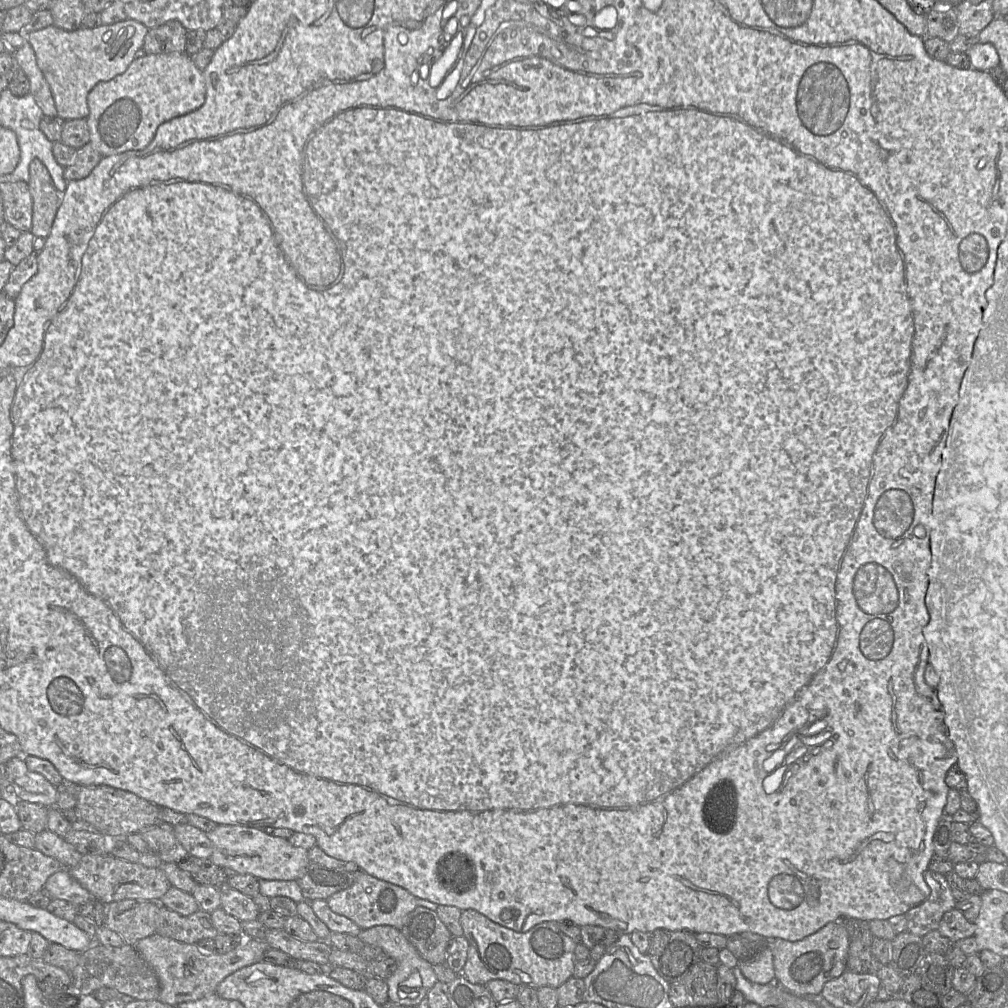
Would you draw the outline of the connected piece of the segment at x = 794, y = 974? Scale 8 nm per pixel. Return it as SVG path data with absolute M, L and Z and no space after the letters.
M839 921L829 922L798 941L782 938L768 940L773 953L775 981L798 997L820 994L827 981L839 977L847 970L849 935Z

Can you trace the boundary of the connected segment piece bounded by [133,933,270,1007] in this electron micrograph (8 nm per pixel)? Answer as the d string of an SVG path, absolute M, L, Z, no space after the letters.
M156 933L140 939L133 946L157 975L159 1000L175 1007L179 1003L196 1001L214 993L227 976L262 961L264 953L270 948L265 940L245 939L243 944L226 954L206 953L196 944L182 943Z

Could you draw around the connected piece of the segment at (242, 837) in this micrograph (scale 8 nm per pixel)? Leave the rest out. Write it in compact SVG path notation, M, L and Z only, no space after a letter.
M220 824L207 836L213 844L210 857L213 863L237 874L251 874L264 880L297 881L310 864L308 850L293 846L287 839L267 834L264 828Z

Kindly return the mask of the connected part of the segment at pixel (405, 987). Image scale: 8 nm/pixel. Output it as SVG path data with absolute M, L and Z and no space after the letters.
M378 925L361 930L358 935L364 944L380 947L396 961L396 970L386 979L388 999L404 1007L418 1006L429 990L438 981L432 965L410 944L399 929L389 925Z

